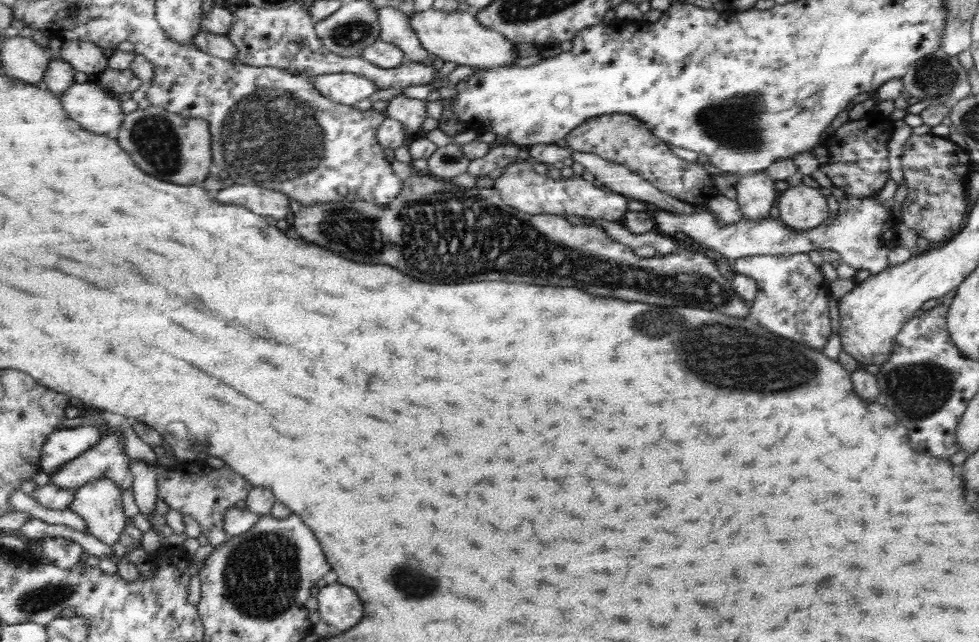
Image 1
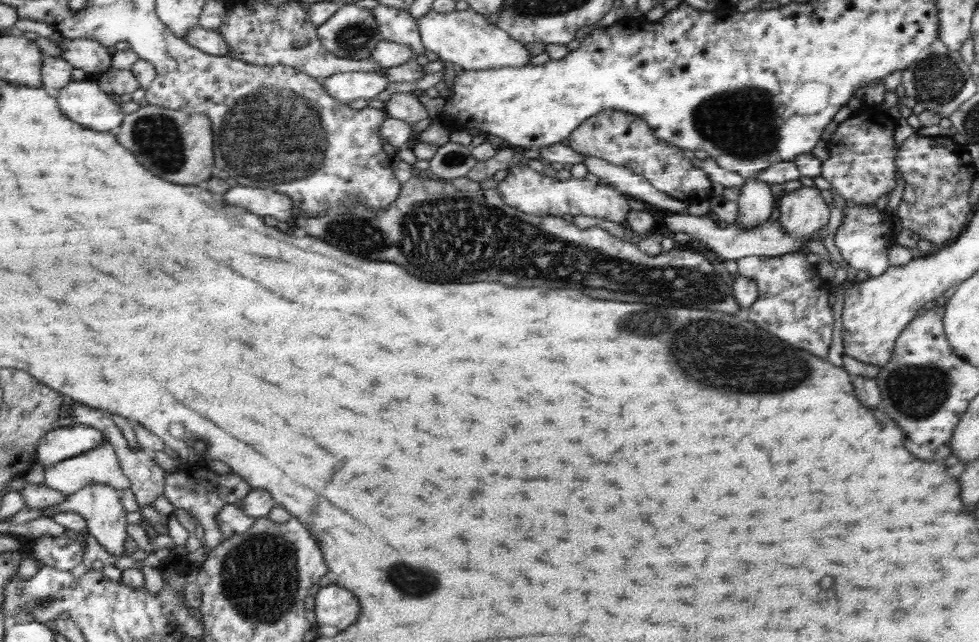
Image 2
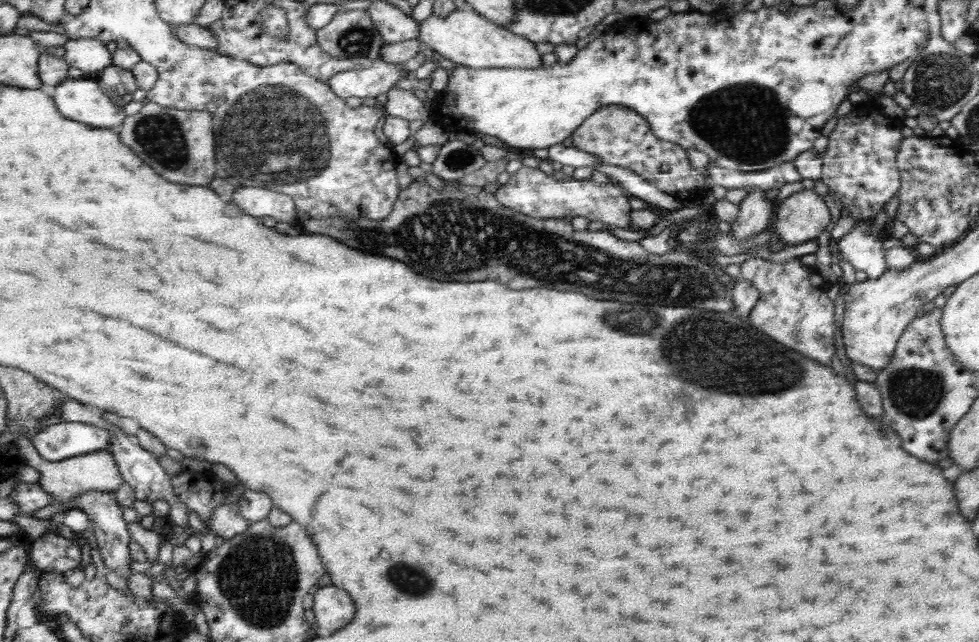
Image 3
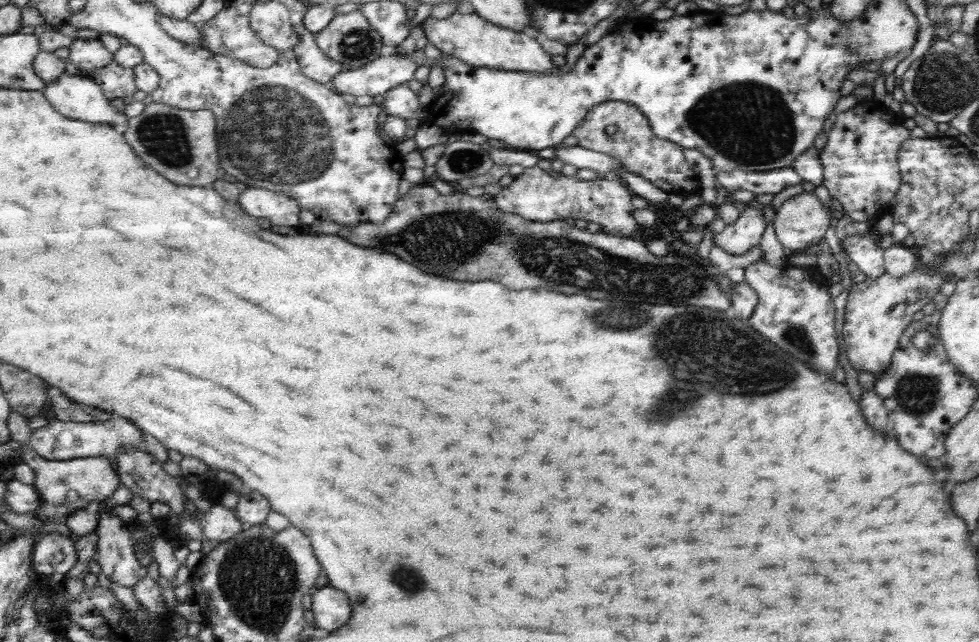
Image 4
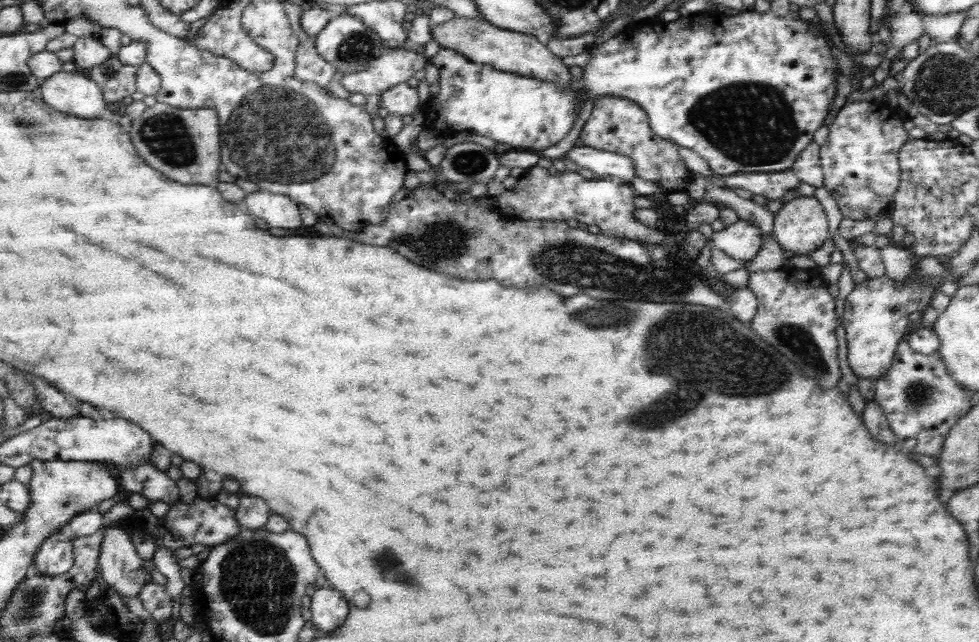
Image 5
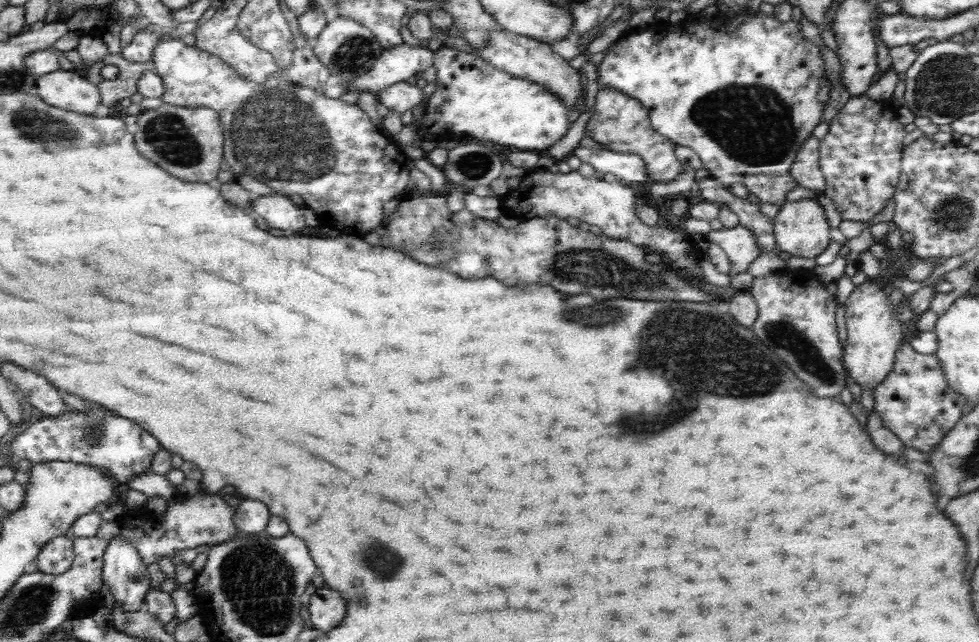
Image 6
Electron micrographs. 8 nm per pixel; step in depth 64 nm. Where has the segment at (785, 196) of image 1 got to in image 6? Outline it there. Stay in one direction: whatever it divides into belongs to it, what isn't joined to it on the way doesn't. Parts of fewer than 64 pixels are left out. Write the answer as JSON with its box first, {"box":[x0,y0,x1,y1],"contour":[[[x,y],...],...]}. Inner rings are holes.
{"box":[771,200,829,258],"contour":[[[797,200],[797,202],[785,202],[777,216],[771,220],[773,224],[773,238],[777,244],[777,250],[781,250],[785,256],[801,256],[801,258],[815,258],[821,254],[829,240],[829,226],[827,218],[823,214],[823,208],[817,200]]]}

